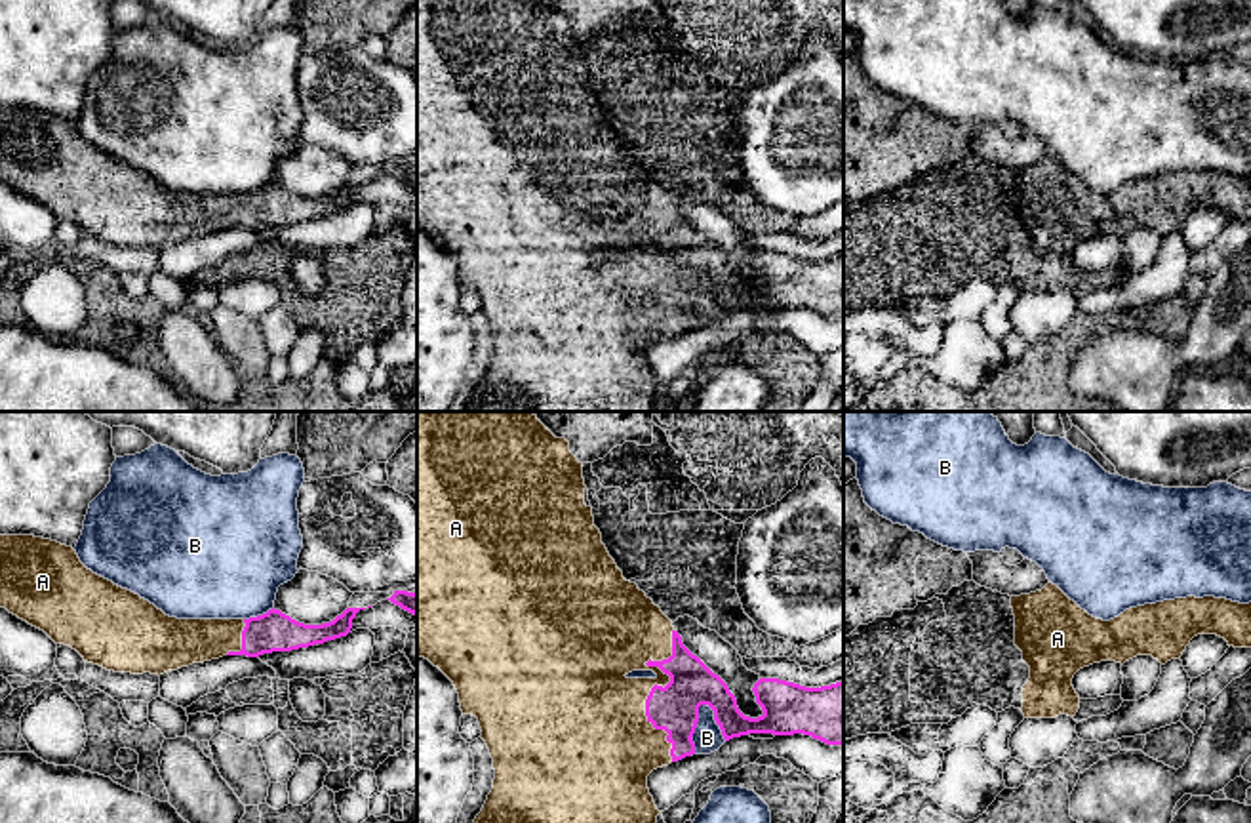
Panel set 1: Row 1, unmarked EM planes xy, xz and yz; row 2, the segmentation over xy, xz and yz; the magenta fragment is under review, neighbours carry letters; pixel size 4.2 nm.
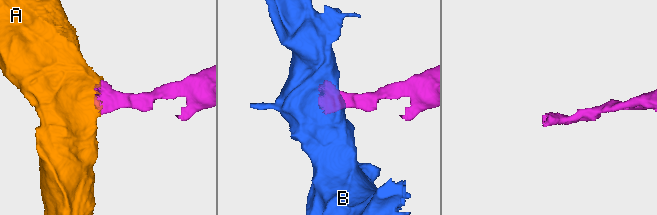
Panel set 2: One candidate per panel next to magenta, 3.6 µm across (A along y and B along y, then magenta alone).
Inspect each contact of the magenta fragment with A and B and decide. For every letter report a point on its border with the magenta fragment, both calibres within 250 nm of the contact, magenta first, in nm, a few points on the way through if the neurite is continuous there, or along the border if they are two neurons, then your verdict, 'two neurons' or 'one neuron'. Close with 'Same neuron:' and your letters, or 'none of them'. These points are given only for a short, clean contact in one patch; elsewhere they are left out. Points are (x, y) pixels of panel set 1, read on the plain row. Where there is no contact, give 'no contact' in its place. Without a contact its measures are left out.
A: xz (659, 260) | 200/340 nm | one neuron
B: xz (695, 300) | 200/120 nm | two neurons
Same neuron: A

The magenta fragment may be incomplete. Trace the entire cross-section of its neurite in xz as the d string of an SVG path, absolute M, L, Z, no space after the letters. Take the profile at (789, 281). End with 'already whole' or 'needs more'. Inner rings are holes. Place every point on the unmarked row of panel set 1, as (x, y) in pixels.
M417 0L417 231L428 232L453 255L459 267L463 288L472 288L478 291L482 312L489 322L495 343L493 362L465 412L653 412L657 389L661 385L649 368L647 349L657 341L695 328L695 316L691 311L699 295L701 278L708 278L714 284L714 293L720 299L725 314L748 307L804 307L826 318L844 318L844 255L821 261L805 261L779 251L760 251L752 265L764 288L758 291L745 290L739 284L737 272L729 265L727 257L684 219L682 210L672 200L672 194L661 185L661 181L655 179L653 173L647 171L636 156L630 156L623 151L623 145L617 141L615 133L609 130L606 118L602 116L600 103L594 99L592 80L585 78L585 61L583 36L579 36L577 30L569 25L569 15L566 11L556 11L546 0Z | needs more

